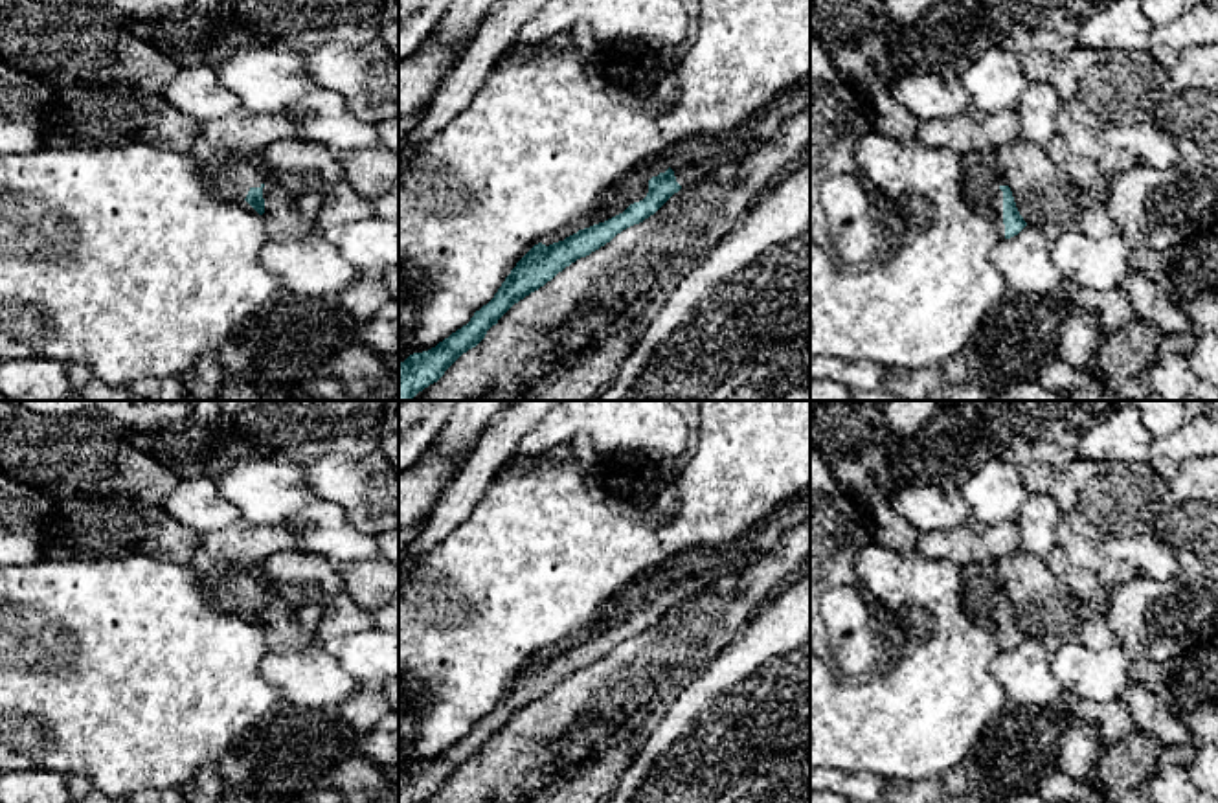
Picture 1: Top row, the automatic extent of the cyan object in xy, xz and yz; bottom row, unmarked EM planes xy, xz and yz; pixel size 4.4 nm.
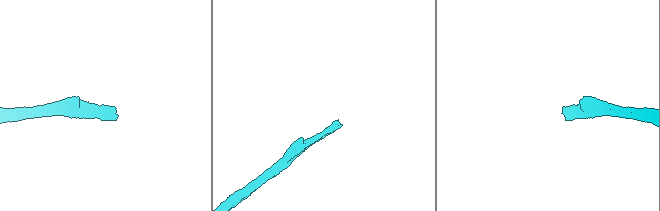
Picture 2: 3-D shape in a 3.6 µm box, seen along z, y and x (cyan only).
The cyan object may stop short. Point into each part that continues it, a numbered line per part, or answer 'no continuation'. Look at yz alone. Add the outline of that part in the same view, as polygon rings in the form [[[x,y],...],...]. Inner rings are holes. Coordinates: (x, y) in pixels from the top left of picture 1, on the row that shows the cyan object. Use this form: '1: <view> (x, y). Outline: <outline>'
1: yz (992, 201). Outline: [[[990,186],[983,197],[983,206],[992,213],[996,219],[998,233],[1005,239],[1005,224],[1003,224],[1003,191],[999,186]]]

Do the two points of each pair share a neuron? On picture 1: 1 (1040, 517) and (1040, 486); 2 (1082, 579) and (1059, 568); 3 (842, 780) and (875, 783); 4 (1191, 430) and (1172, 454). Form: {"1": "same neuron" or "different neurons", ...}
{"1": "different neurons", "2": "same neuron", "3": "same neuron", "4": "same neuron"}

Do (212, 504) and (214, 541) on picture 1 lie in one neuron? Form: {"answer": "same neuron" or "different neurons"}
{"answer": "different neurons"}

